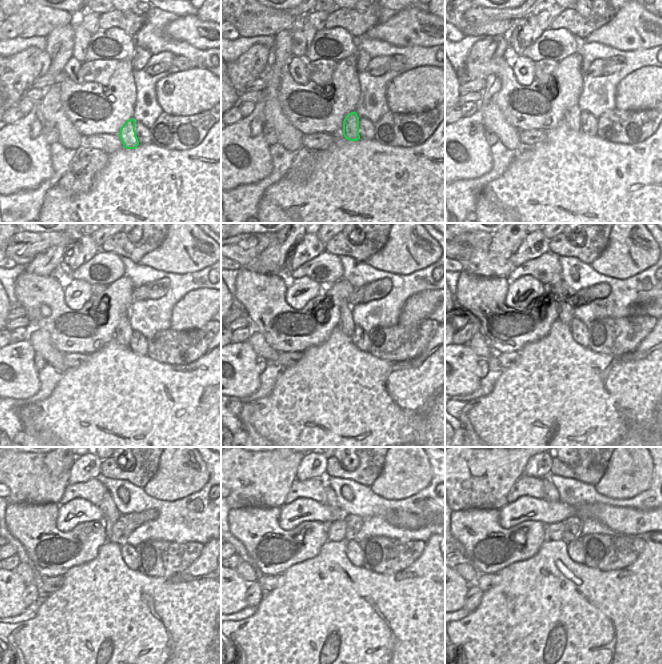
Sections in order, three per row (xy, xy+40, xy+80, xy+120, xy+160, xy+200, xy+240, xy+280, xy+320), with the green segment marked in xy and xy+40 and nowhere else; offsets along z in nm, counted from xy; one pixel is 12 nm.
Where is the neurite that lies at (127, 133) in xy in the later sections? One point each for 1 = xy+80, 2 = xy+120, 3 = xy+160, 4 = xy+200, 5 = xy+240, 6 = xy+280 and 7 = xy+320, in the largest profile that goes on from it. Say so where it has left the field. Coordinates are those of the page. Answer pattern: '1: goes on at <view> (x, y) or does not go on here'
1: goes on at xy+80 (572, 115)
2: goes on at xy+120 (123, 334)
3: goes on at xy+160 (346, 325)
4: goes on at xy+200 (558, 287)
5: goes on at xy+240 (111, 514)
6: goes on at xy+280 (330, 500)
7: goes on at xy+320 (551, 494)

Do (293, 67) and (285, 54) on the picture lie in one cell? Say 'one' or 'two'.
two

